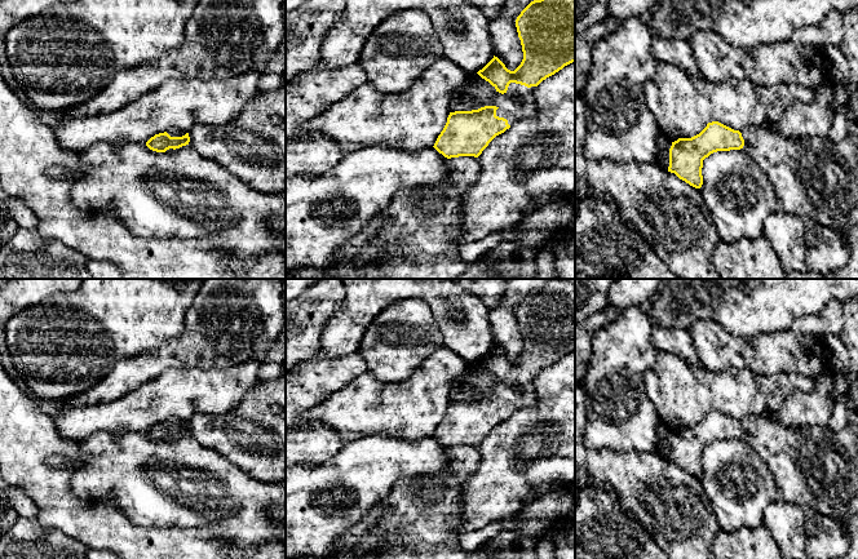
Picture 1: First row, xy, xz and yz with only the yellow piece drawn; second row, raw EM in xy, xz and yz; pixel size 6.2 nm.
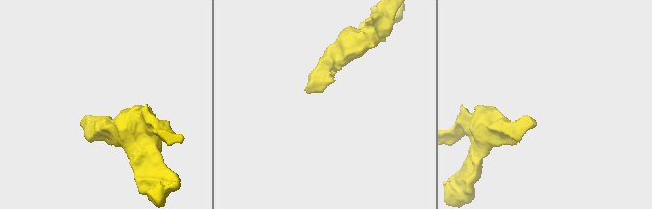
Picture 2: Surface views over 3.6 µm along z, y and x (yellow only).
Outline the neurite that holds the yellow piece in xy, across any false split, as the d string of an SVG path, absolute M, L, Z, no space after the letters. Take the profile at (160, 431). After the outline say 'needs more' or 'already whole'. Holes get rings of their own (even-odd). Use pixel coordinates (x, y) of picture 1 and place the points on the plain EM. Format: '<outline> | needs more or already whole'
M167 421L155 423L151 426L147 431L146 435L156 442L165 442L169 438L180 438L182 435L189 434L190 426L189 422L186 422L182 426L171 426Z | already whole

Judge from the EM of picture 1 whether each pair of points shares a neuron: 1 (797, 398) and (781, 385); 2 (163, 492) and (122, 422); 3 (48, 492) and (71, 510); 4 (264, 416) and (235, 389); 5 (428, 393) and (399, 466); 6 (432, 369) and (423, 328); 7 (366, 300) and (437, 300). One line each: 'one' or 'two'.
1: two
2: two
3: one
4: two
5: two
6: two
7: one

